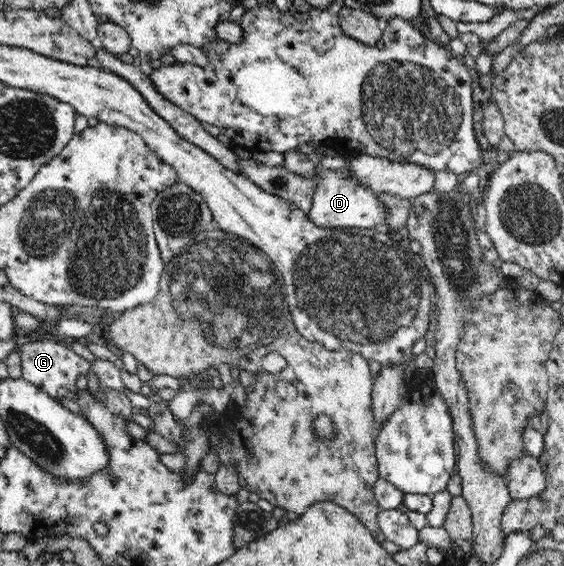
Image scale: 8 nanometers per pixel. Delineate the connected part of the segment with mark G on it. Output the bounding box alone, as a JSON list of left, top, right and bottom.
[18,341,91,400]

